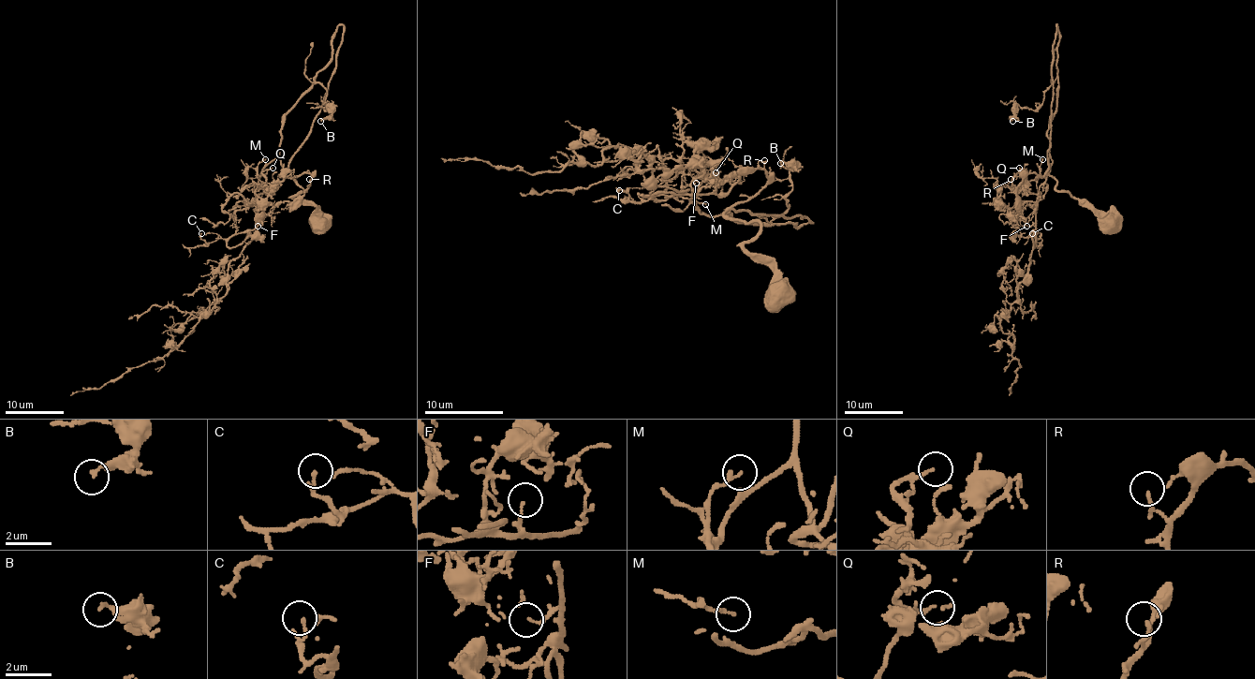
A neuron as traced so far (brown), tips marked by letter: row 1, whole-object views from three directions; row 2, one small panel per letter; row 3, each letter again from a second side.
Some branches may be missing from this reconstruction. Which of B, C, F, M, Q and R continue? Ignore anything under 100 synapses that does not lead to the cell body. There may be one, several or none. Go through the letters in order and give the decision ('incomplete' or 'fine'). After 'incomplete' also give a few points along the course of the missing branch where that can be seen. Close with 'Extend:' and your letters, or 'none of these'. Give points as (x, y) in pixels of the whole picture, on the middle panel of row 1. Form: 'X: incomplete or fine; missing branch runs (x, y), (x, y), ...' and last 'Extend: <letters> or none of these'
B: fine
C: incomplete; missing branch runs (619, 190), (632, 186), (611, 165), (611, 140), (619, 131)
F: fine
M: fine
Q: fine
R: fine
Extend: C

